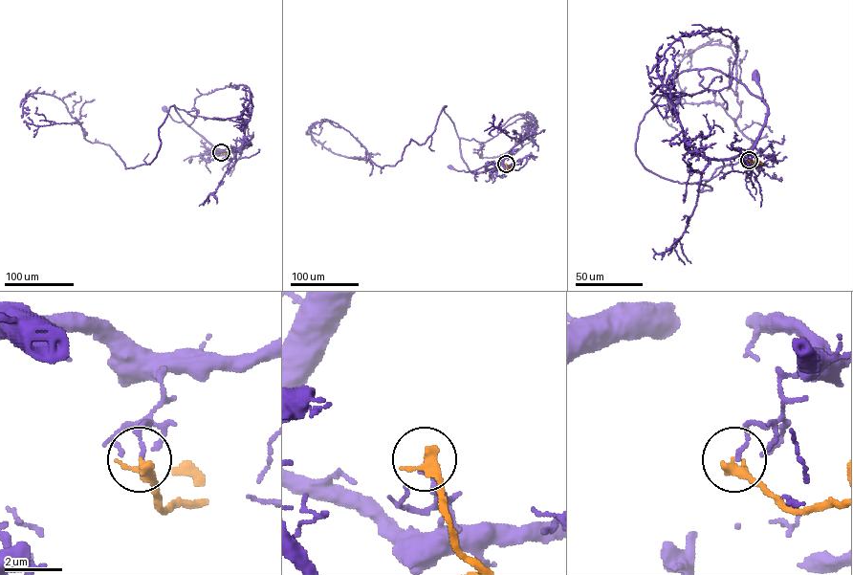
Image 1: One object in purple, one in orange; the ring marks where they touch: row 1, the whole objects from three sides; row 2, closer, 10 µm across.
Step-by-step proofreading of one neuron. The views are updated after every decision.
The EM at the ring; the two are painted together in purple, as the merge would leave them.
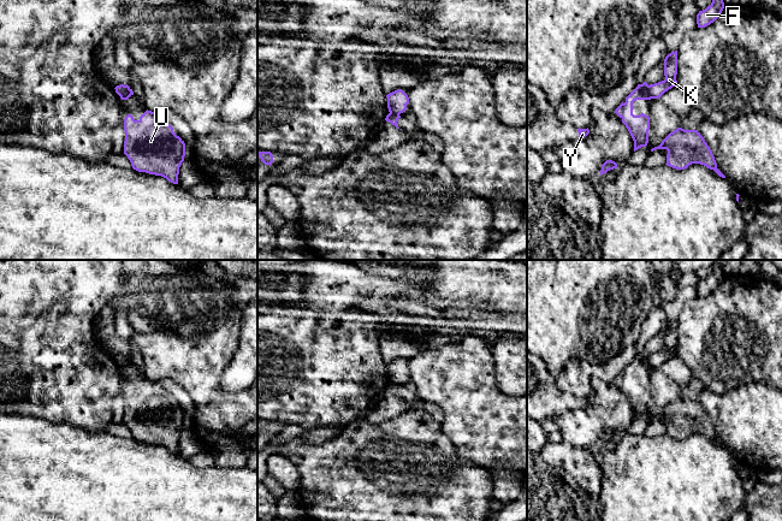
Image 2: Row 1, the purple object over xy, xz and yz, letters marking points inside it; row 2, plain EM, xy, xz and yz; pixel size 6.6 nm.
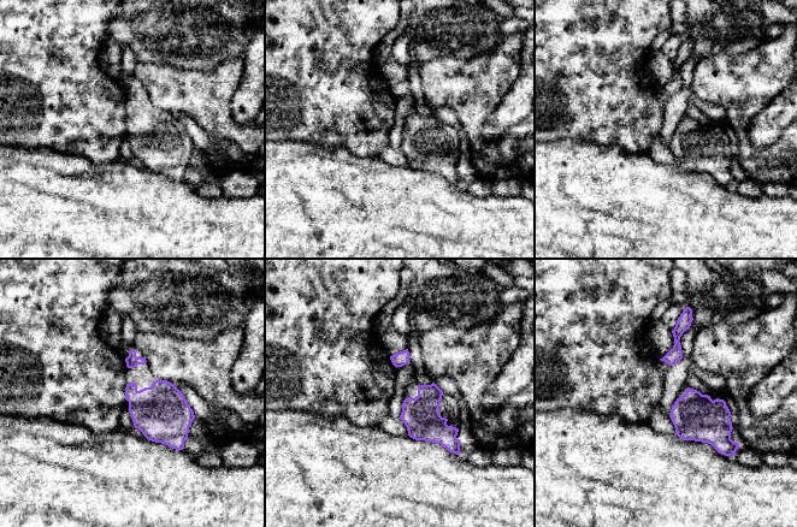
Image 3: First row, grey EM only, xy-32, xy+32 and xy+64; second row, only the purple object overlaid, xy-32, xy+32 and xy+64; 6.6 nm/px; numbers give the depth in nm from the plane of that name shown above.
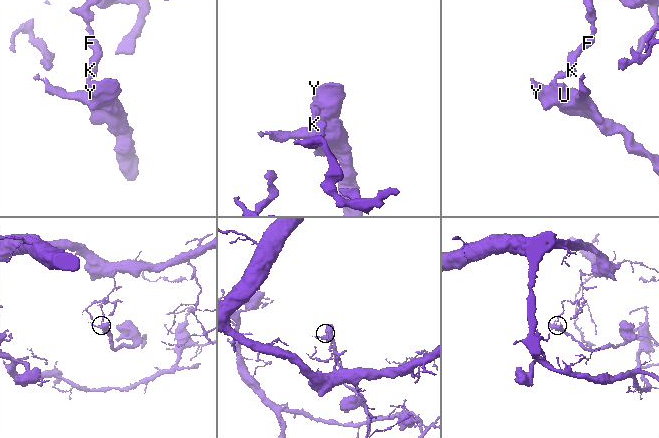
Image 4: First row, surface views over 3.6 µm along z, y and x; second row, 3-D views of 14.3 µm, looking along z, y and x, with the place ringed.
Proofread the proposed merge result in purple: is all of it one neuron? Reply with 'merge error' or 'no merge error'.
merge error

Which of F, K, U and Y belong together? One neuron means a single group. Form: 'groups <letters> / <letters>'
groups F K / U Y

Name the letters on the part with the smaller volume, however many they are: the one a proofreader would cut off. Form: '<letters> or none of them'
U, Y

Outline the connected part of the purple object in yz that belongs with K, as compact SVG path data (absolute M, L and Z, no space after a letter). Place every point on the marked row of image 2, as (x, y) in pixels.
M677 51L671 52L664 59L664 76L665 79L648 85L648 94L651 99L659 99L665 91L677 85Z

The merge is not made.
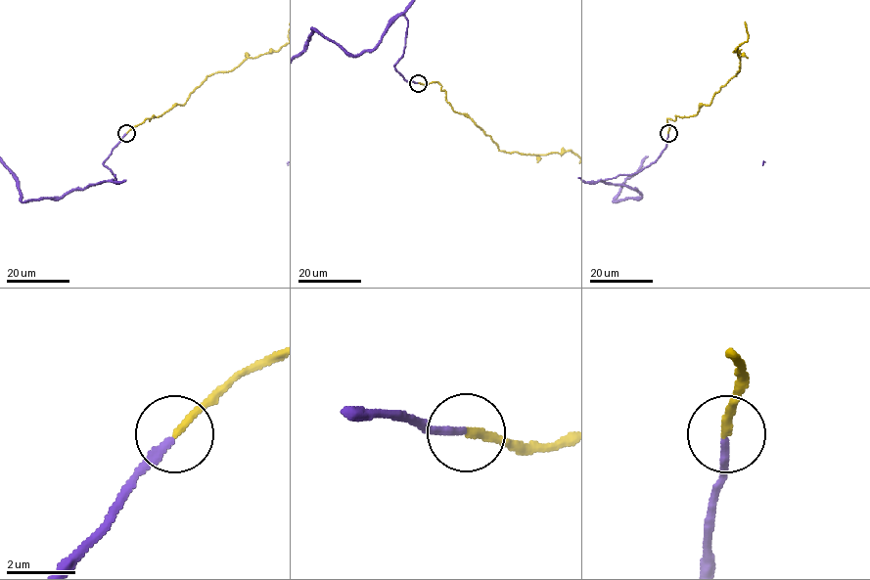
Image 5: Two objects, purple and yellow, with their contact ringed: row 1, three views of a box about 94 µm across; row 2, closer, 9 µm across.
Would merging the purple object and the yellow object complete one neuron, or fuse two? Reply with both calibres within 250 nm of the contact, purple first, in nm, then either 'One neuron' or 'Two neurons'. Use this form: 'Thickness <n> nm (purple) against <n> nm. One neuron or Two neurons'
Thickness 240 nm (purple) against 220 nm. One neuron

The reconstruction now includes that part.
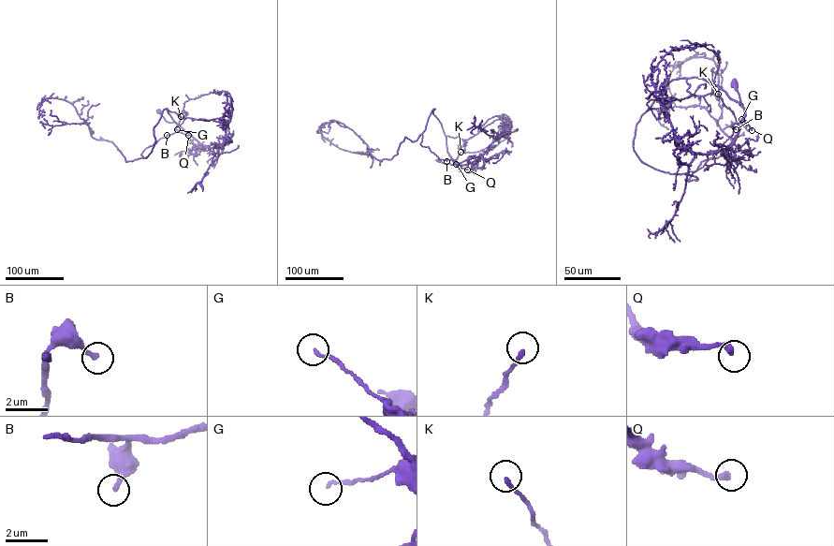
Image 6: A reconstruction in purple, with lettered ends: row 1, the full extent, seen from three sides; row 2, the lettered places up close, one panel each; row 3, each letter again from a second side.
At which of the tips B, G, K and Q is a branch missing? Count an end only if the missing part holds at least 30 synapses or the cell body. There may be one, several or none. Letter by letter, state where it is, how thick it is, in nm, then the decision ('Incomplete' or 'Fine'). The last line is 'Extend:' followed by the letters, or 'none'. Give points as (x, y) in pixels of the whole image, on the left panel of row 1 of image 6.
B: Place: (167, 135). Thickness 200 nm. Fine
G: Place: (177, 129). Thickness 140 nm. Fine
K: Place: (181, 116). Thickness 180 nm. Fine
Q: Place: (188, 135). Thickness 280 nm. Fine
Extend: none

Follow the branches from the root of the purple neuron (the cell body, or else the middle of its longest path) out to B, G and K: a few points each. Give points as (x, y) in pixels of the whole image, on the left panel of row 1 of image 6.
B: (159, 111), (167, 121), (175, 122), (164, 110), (153, 127), (153, 146), (142, 157), (146, 148), (167, 135)
G: (159, 111), (167, 121), (175, 122), (164, 110), (153, 127), (153, 146), (142, 157), (146, 148), (177, 129)
K: (159, 111), (175, 122), (164, 110), (153, 127), (154, 145), (142, 158), (146, 148), (175, 132), (181, 116)

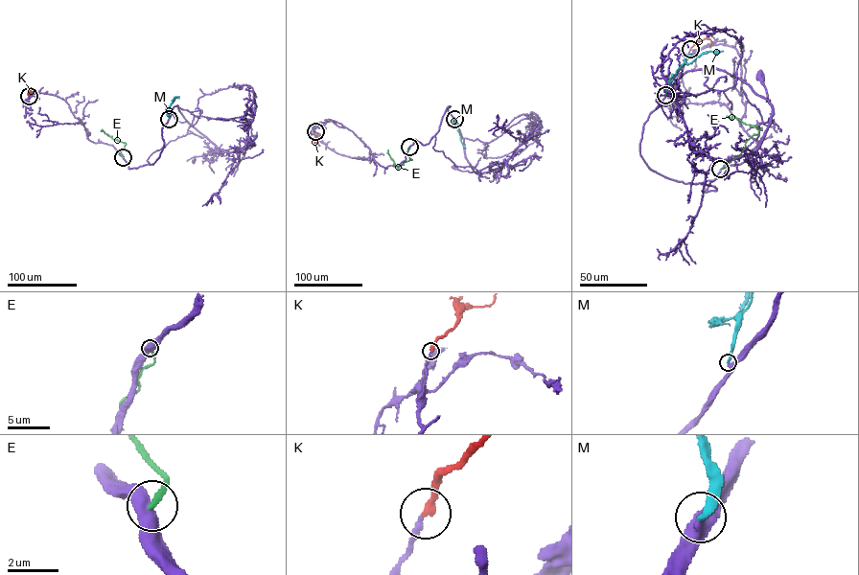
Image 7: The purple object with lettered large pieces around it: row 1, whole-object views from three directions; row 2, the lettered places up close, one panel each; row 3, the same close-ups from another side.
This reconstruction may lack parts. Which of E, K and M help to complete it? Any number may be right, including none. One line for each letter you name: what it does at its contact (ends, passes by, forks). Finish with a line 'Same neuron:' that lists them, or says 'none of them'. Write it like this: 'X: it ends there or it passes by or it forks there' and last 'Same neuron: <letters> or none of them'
K: it ends there
Same neuron: K

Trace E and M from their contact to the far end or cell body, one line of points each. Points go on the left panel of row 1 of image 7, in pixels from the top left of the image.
E: (123, 157), (120, 151), (126, 143), (113, 139), (102, 129)
M: (169, 119), (166, 112), (175, 97), (179, 97)

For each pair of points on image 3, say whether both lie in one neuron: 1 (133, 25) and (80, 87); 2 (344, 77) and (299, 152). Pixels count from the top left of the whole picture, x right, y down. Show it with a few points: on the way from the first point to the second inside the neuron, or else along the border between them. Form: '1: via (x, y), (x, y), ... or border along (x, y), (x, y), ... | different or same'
1: border along (122, 12), (111, 23), (107, 37) | different
2: border along (277, 141), (307, 141), (332, 148) | different

